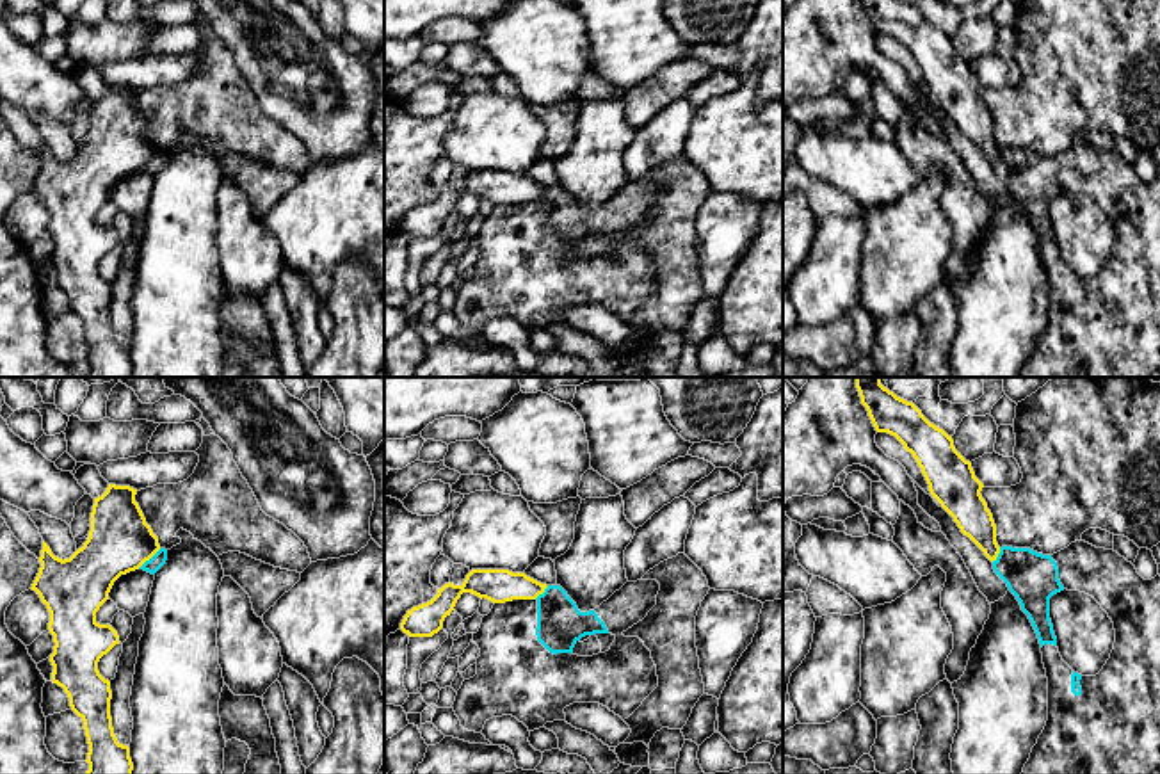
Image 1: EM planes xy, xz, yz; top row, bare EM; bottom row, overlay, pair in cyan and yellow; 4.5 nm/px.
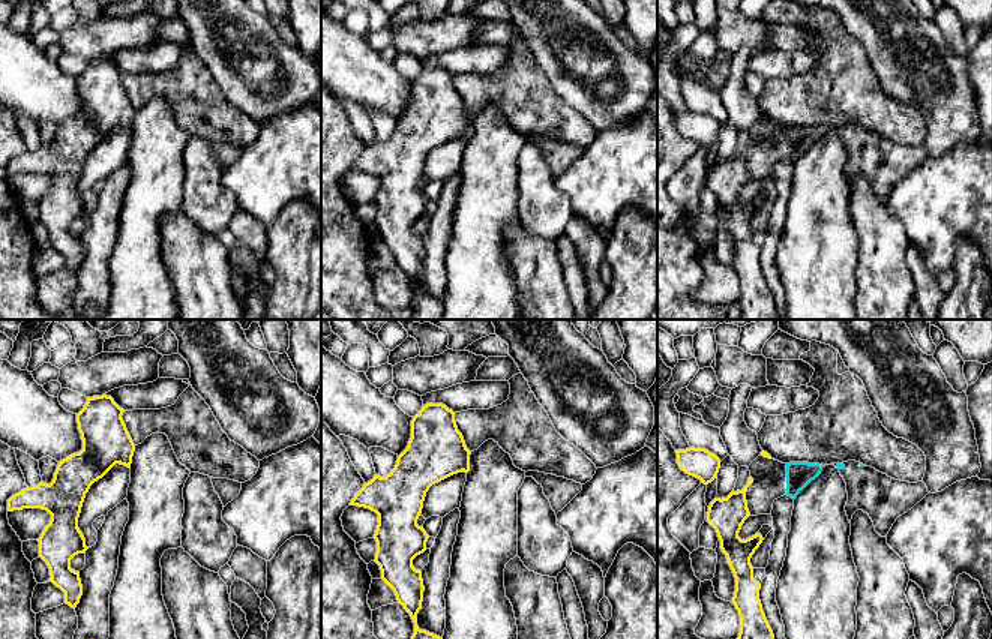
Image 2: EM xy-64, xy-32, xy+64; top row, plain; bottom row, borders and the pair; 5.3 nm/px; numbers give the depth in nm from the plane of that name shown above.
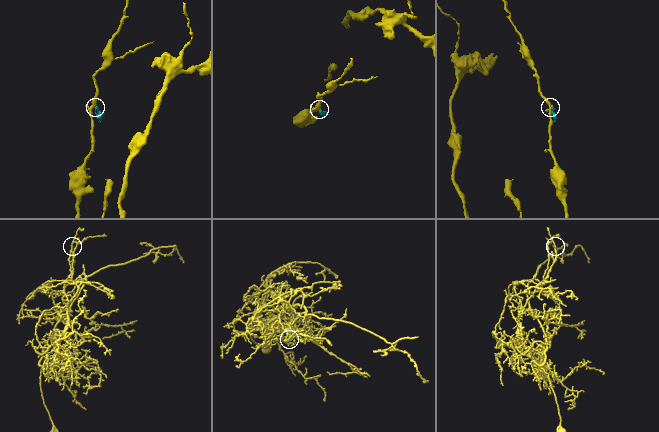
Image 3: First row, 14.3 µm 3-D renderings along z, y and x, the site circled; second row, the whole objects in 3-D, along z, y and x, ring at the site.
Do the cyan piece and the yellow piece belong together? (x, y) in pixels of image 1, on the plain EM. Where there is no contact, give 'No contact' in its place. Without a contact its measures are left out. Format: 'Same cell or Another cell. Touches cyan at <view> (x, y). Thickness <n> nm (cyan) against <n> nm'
Another cell. Touches cyan at xy (152, 159). Thickness 70 nm (cyan) against 280 nm

